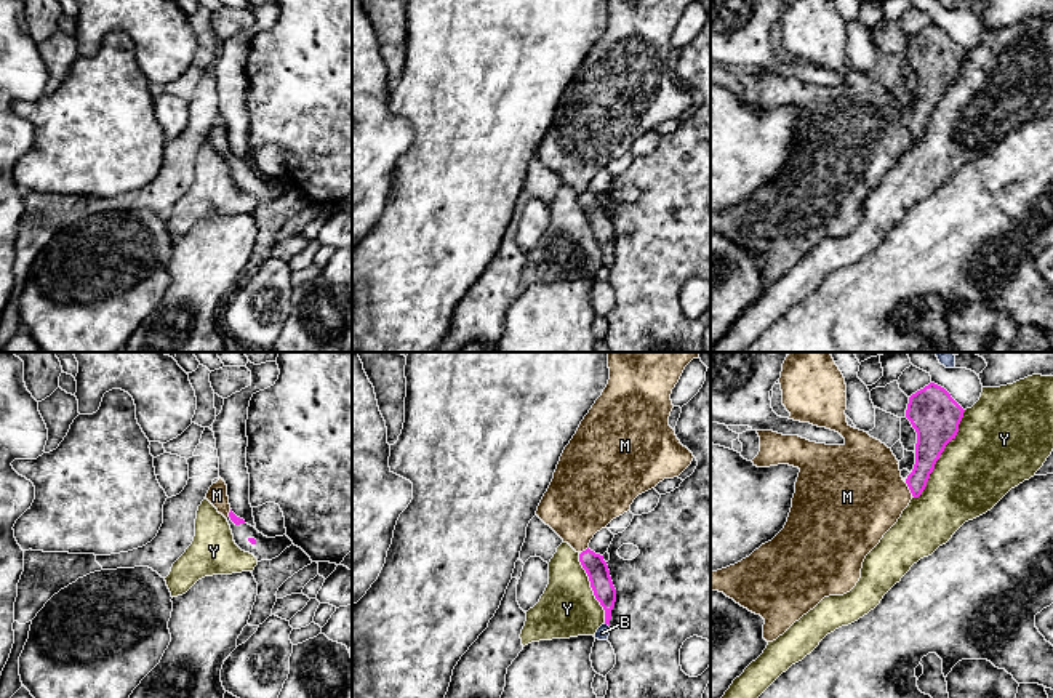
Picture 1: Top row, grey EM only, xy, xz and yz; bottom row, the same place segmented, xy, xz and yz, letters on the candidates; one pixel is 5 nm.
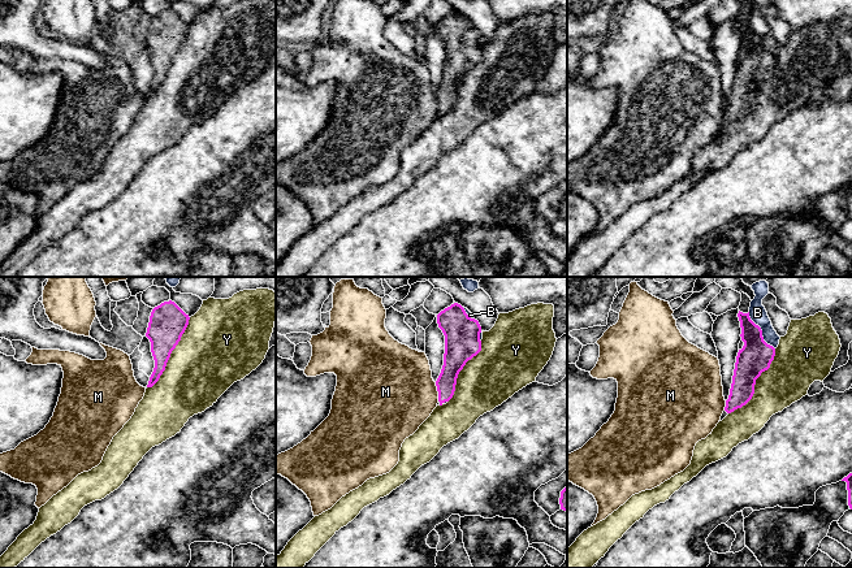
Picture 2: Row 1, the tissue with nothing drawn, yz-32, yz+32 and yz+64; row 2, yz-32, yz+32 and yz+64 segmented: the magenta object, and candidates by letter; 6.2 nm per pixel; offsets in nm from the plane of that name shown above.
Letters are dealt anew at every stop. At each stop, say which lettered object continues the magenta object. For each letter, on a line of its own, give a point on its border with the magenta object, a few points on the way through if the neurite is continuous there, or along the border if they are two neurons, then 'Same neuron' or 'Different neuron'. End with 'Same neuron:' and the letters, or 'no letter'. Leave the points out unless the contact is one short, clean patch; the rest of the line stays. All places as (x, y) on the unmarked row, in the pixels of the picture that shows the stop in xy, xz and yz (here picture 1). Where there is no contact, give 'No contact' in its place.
B: Touches magenta at xz (607, 264). Different neuron
M: Touches magenta at yz (909, 130). Boundary: yz (904, 124), (912, 136). Different neuron
Y: Touches magenta at yz (940, 96). Different neuron
Same neuron: no letter

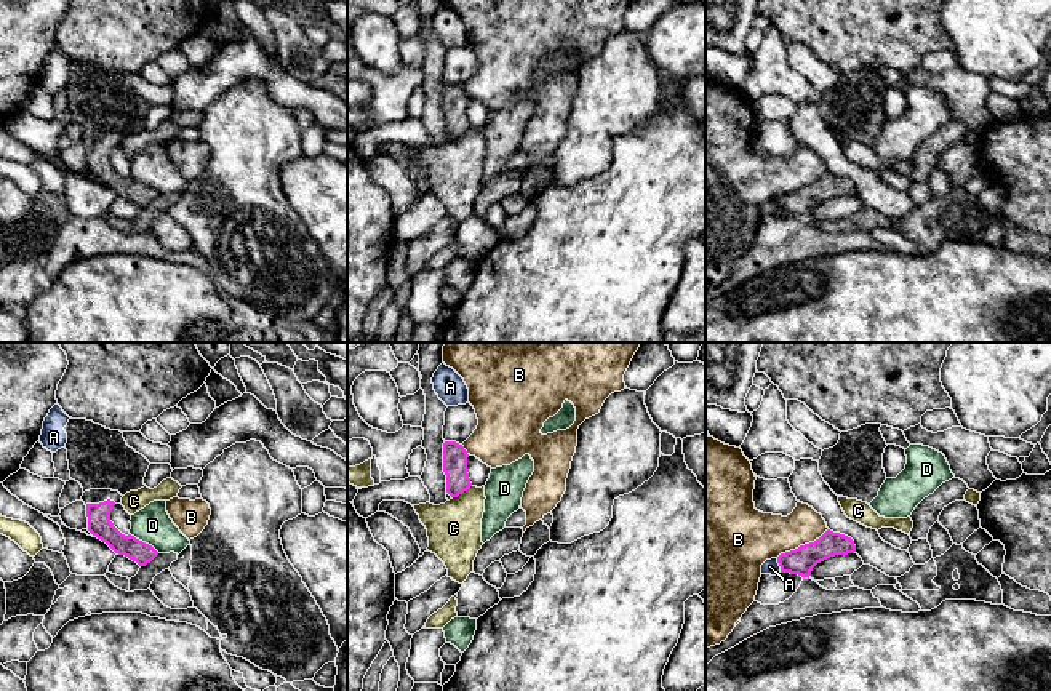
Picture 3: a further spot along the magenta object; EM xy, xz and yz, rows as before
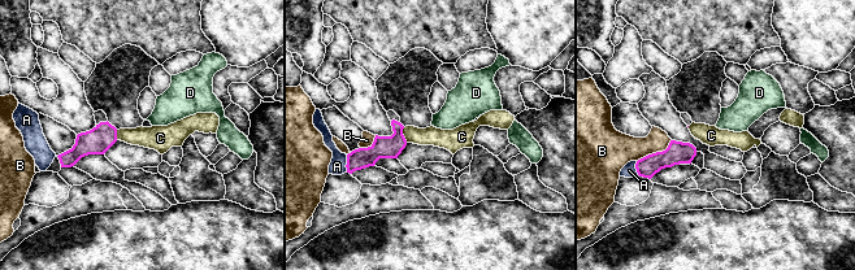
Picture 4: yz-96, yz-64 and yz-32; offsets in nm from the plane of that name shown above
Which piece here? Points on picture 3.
A: Touches magenta at yz (779, 207). Different neuron
B: Touches magenta at yz (802, 187). Different neuron
C: Touches magenta at xz (461, 135). Boundary: xz (471, 127), (453, 139). Different neuron
D: Touches magenta at xy (144, 184). Different neuron
Same neuron: no letter

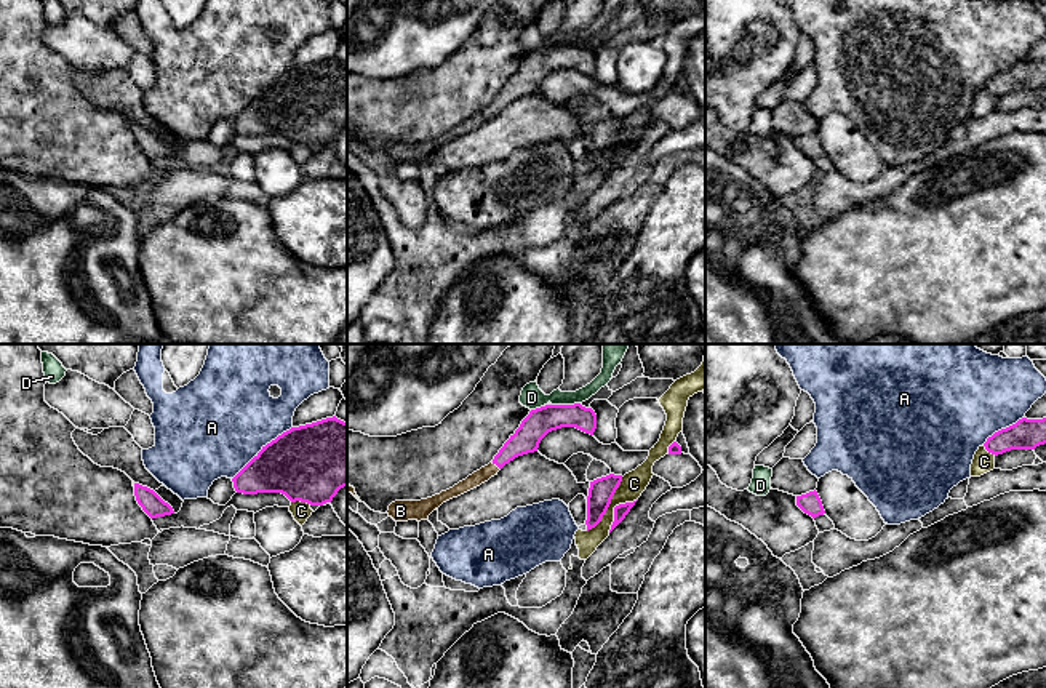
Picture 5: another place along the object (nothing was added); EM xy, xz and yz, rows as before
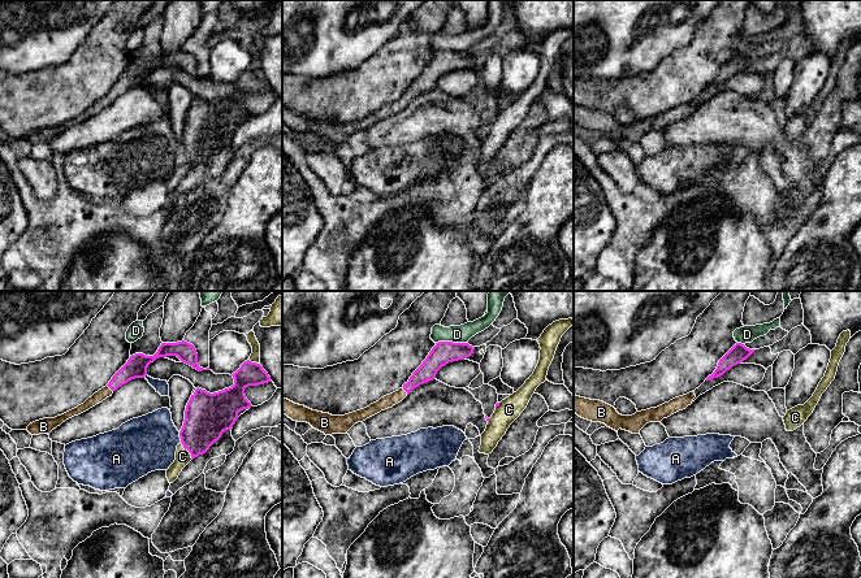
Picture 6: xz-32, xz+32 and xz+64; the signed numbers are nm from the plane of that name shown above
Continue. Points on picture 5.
A: Touches magenta at xy (261, 92). Different neuron
B: Touches magenta at xz (496, 106). Path across: xz (526, 80), (496, 106), (482, 117). Same neuron
C: Touches magenta at xz (608, 148). Different neuron
D: Touches magenta at xz (565, 47). Boundary: xz (579, 44), (552, 47). Different neuron
Same neuron: B

